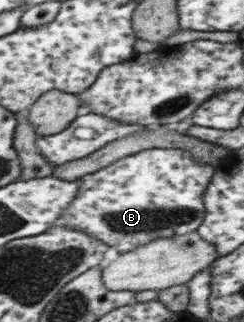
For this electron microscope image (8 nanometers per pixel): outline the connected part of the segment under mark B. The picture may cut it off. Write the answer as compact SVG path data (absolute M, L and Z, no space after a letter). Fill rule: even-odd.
M152 148L148 150L142 150L132 155L123 157L123 159L114 161L108 166L105 166L94 173L89 173L83 175L81 178L76 179L78 182L77 192L75 196L71 199L71 203L59 213L60 219L64 219L64 223L60 223L62 227L69 227L70 229L75 229L76 231L81 231L102 243L105 243L108 247L113 247L114 251L117 253L124 253L130 249L136 249L137 246L146 245L149 241L153 239L160 239L161 237L170 237L171 235L184 235L185 233L190 233L195 231L195 229L200 225L200 222L204 217L204 206L203 206L203 193L210 181L211 175L214 173L215 166L204 165L204 163L198 163L191 159L186 150L178 149L160 149Z

